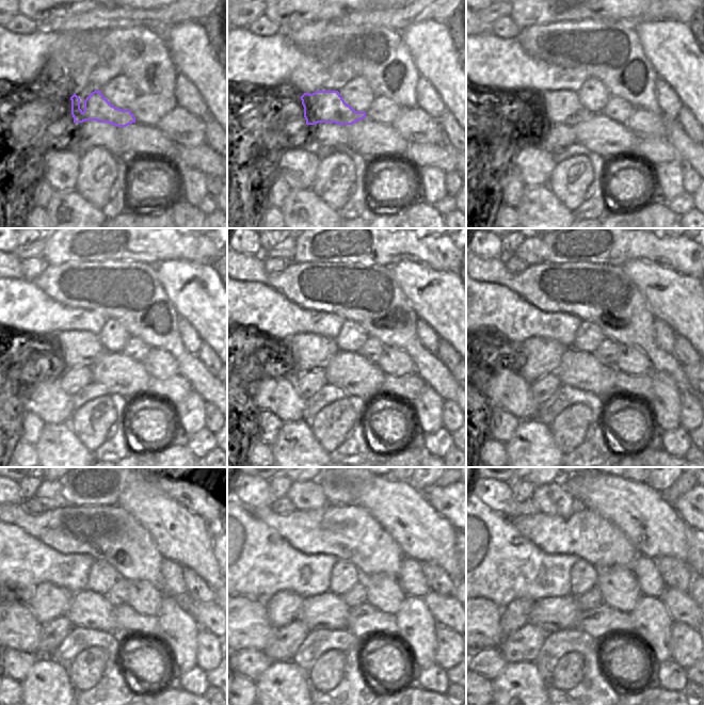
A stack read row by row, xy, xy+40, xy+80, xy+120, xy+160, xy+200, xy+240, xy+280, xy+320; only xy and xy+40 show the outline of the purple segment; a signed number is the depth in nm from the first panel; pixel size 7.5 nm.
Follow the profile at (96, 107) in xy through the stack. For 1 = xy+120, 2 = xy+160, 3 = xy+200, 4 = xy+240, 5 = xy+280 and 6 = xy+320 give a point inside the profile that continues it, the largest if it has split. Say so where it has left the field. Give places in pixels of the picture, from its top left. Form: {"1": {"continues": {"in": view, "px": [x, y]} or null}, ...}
{"1": {"continues": {"in": "xy+120", "px": [69, 349]}}, "2": {"continues": {"in": "xy+160", "px": [309, 351]}}, "3": {"continues": {"in": "xy+200", "px": [543, 355]}}, "4": {"continues": {"in": "xy+240", "px": [46, 602]}}, "5": {"continues": {"in": "xy+280", "px": [284, 607]}}, "6": {"continues": {"in": "xy+320", "px": [514, 615]}}}

